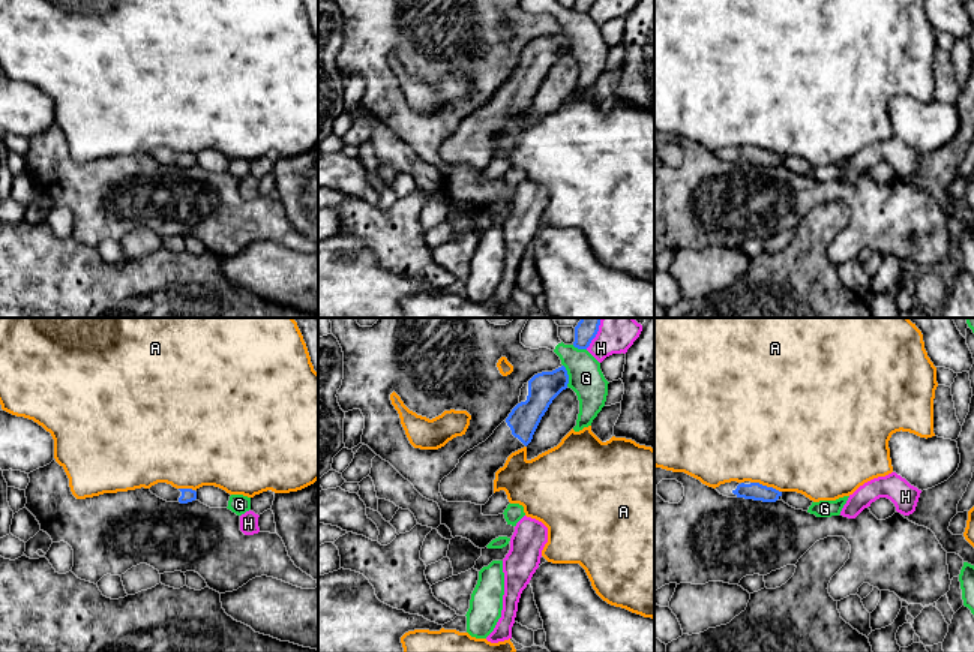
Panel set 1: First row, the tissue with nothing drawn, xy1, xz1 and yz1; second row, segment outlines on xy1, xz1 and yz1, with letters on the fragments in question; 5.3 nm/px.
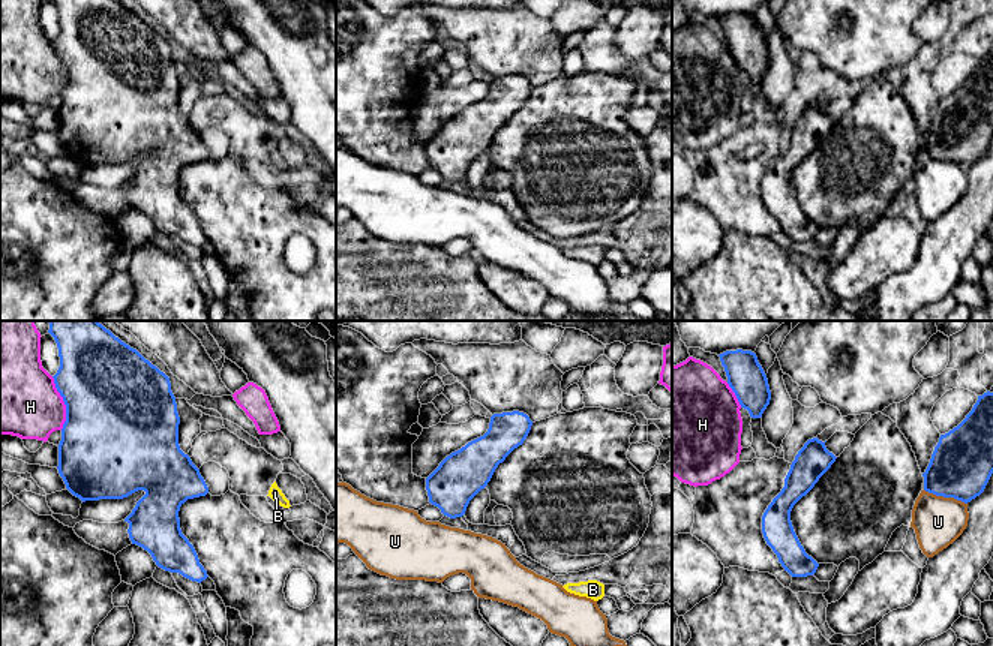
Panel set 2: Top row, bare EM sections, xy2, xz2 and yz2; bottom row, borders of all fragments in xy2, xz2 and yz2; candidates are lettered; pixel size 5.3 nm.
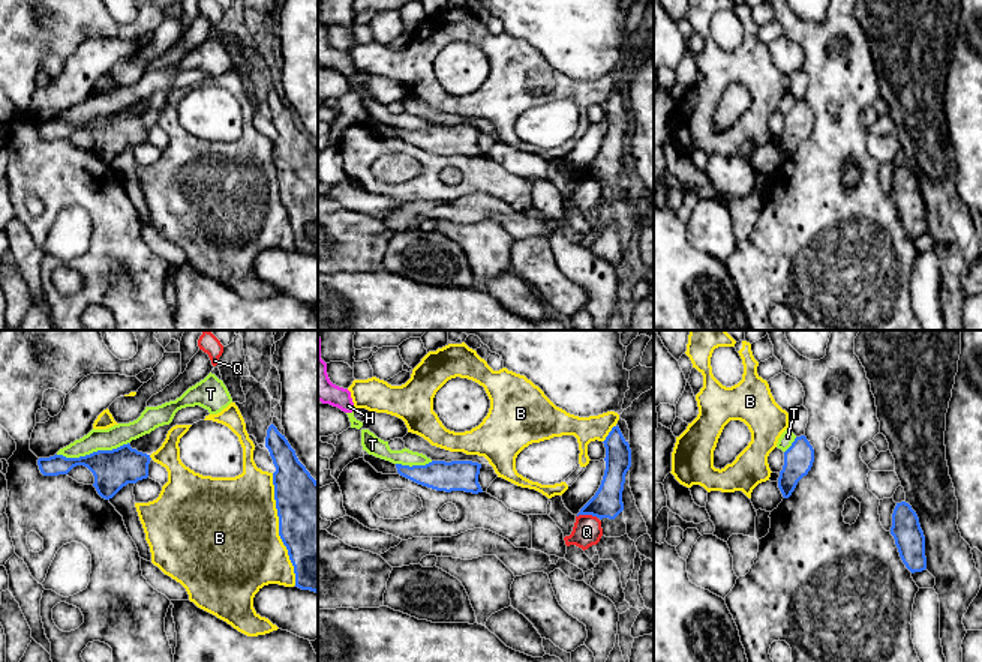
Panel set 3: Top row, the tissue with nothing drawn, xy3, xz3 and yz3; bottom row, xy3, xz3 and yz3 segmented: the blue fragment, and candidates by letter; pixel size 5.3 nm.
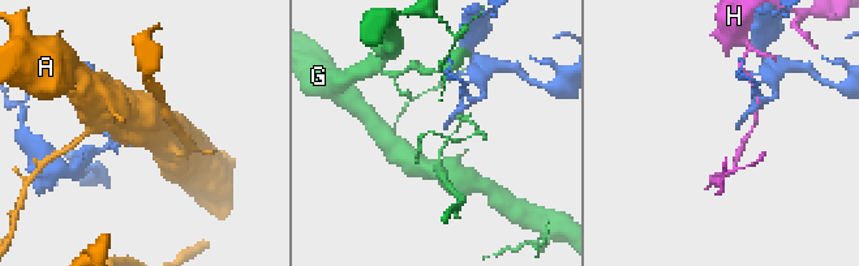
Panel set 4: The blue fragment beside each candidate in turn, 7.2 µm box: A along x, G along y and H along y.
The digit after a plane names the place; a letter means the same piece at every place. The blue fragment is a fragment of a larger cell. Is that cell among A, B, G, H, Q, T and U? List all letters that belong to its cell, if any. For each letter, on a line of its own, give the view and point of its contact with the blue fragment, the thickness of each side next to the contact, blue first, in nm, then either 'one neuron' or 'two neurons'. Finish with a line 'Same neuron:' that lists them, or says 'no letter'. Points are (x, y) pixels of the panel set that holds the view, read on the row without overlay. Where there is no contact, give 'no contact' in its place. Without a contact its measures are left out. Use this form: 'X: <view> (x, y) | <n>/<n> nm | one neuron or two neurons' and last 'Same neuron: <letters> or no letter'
A: yz1 (766, 150) | 90/500 nm | two neurons
B: xy3 (279, 192) | 420/500 nm | two neurons
G: xz1 (568, 39) | 160/190 nm | two neurons
H: xy2 (65, 68) | 500/400 nm | two neurons
Q: xz3 (588, 177) | 160/160 nm | two neurons
T: xy3 (93, 116) | 220/120 nm | two neurons
U: yz2 (945, 161) | 340/260 nm | two neurons
Same neuron: no letter

